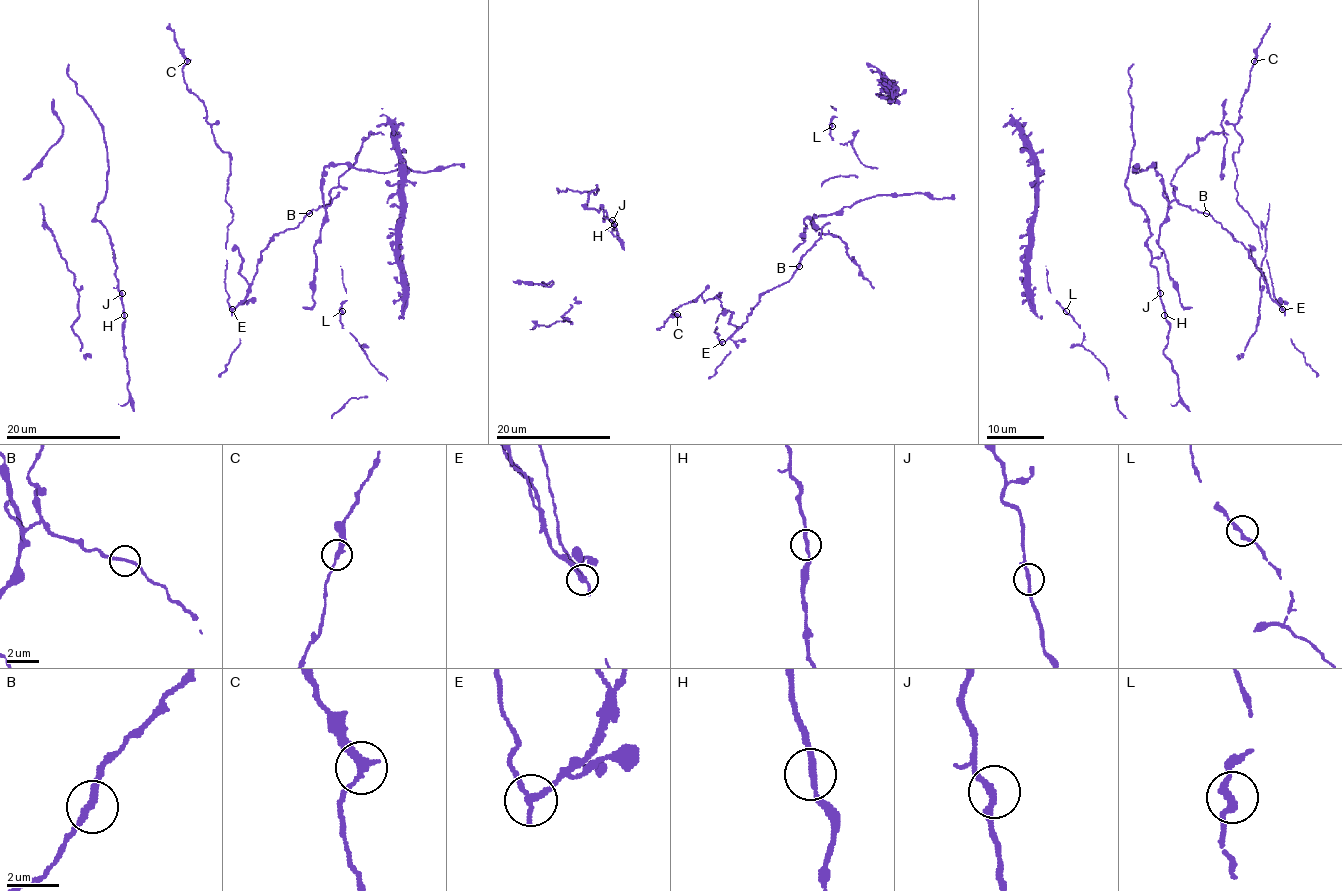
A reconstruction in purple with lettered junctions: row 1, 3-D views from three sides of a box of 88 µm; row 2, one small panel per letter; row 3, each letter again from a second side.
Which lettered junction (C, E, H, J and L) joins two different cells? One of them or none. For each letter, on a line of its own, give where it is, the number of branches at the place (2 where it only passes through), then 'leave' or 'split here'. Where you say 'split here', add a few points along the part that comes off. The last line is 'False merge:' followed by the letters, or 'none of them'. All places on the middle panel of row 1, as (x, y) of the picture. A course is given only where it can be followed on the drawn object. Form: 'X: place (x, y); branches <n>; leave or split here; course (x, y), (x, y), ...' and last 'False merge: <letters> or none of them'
C: place (677, 314); branches 2; leave
E: place (722, 342); branches 2; split here; course (722, 342), (765, 292), (798, 267), (821, 236), (815, 214), (882, 194), (955, 197)
H: place (614, 224); branches 2; leave
J: place (612, 220); branches 2; leave
L: place (832, 126); branches 2; leave
False merge: E

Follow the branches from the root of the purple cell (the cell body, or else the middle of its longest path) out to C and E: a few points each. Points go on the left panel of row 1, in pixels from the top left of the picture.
C: (308, 213), (274, 236), (249, 283), (241, 253), (226, 249), (229, 155), (185, 82), (186, 61)
E: (308, 213), (295, 228), (274, 236), (261, 253), (248, 295), (232, 309)

